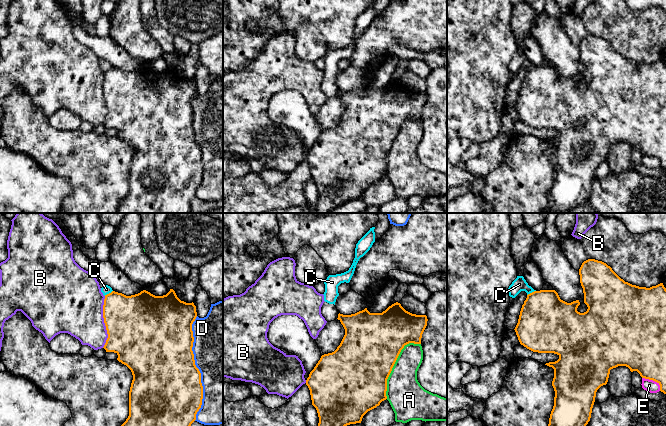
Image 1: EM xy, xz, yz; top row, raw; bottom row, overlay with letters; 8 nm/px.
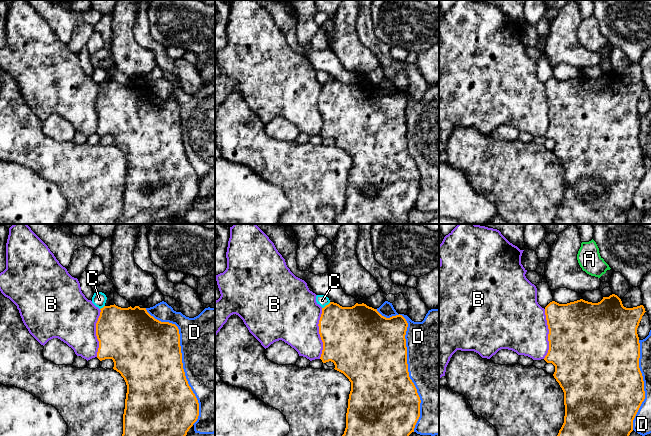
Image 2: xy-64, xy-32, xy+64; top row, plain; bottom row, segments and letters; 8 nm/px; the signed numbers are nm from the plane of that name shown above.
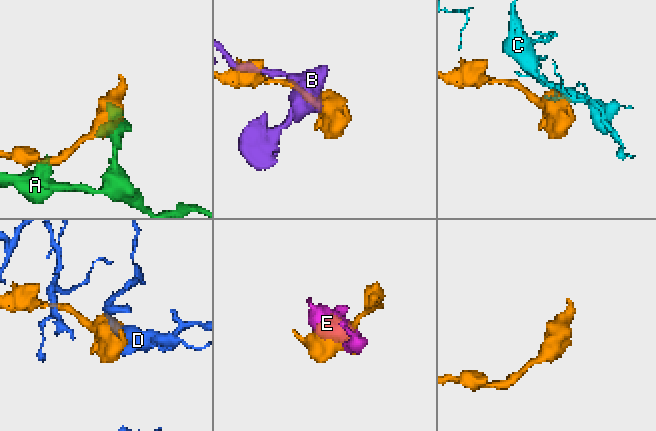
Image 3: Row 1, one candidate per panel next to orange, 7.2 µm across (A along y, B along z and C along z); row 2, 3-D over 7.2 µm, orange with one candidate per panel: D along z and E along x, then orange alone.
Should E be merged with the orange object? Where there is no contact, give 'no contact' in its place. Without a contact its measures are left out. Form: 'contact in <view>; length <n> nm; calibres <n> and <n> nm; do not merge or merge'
contact in yz; length 190 nm; calibres 340 and 100 nm; do not merge

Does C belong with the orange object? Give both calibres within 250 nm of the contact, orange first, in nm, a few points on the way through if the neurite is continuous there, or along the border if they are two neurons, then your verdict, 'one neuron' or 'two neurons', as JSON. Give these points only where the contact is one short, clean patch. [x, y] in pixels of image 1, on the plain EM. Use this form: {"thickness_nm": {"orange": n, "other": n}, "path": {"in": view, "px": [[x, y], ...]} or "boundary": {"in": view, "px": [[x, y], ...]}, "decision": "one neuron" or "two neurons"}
{"thickness_nm": {"orange": 420, "other": 110}, "boundary": {"in": "yz", "px": [[535, 66], [527, 71]]}, "decision": "two neurons"}

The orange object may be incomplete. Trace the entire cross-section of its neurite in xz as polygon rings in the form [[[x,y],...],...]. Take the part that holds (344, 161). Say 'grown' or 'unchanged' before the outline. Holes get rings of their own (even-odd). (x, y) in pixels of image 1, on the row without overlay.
unchanged | [[[396,78],[382,89],[370,89],[367,84],[351,91],[338,90],[345,111],[337,125],[321,132],[310,148],[306,161],[319,199],[315,207],[302,206],[270,210],[264,213],[330,213],[350,200],[361,199],[363,192],[387,175],[387,155],[405,121],[421,120],[427,102],[426,91],[406,87]]]

